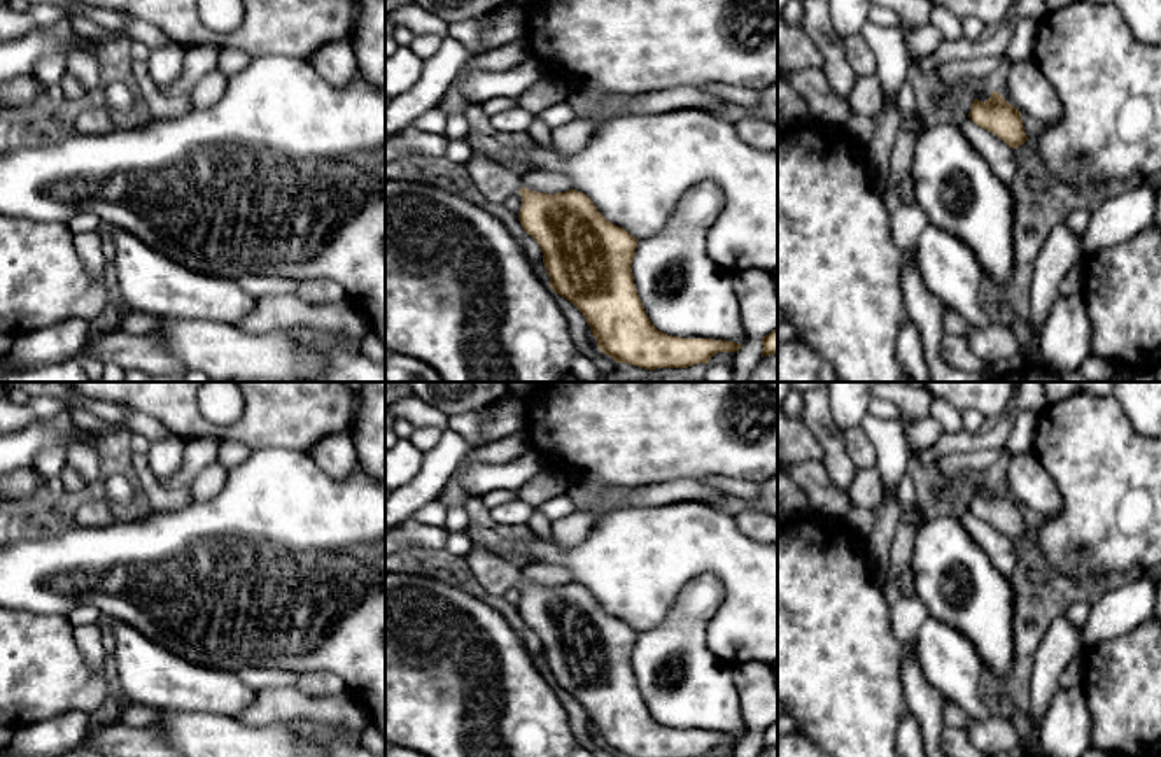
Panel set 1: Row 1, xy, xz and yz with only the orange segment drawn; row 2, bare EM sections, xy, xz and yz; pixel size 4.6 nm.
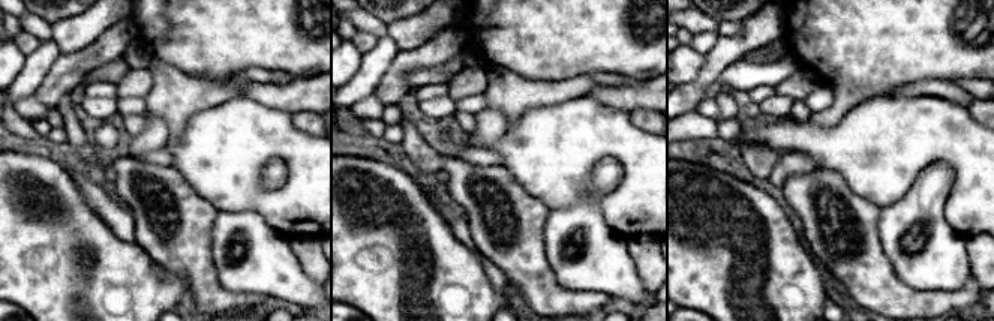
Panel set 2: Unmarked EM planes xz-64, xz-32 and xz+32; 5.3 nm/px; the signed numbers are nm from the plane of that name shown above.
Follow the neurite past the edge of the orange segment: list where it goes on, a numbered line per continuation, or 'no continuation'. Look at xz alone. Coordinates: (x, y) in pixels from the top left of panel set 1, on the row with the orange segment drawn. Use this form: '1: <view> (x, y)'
1: xz (494, 181)

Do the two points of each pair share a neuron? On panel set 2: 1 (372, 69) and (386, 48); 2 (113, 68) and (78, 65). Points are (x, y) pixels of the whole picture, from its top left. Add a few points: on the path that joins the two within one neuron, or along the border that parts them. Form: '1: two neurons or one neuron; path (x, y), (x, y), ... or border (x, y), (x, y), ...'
1: one neuron; path (374, 65), (384, 53)
2: two neurons; border (122, 57), (89, 71)

